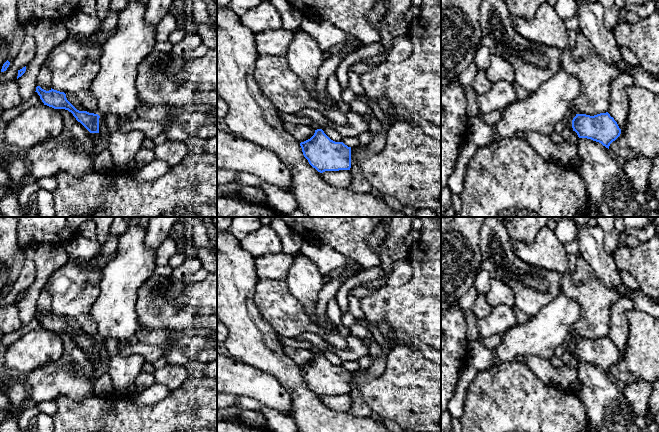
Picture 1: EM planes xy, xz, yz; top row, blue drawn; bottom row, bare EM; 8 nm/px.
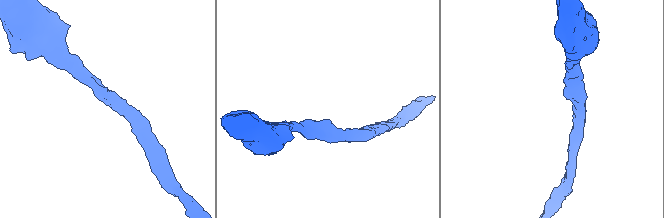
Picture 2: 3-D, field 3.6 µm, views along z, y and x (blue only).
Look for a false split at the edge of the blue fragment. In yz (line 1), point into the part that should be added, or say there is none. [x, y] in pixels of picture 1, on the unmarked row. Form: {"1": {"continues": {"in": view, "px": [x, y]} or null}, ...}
{"1": {"continues": null}}

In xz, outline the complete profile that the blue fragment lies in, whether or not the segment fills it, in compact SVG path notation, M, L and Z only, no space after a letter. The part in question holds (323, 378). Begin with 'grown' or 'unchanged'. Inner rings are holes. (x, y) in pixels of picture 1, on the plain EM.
unchanged; M322 353L300 367L304 381L318 396L350 394L351 371L331 364Z

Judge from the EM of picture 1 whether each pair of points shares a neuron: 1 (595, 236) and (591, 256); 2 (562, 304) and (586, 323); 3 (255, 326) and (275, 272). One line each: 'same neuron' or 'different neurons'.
1: same neuron
2: different neurons
3: different neurons

